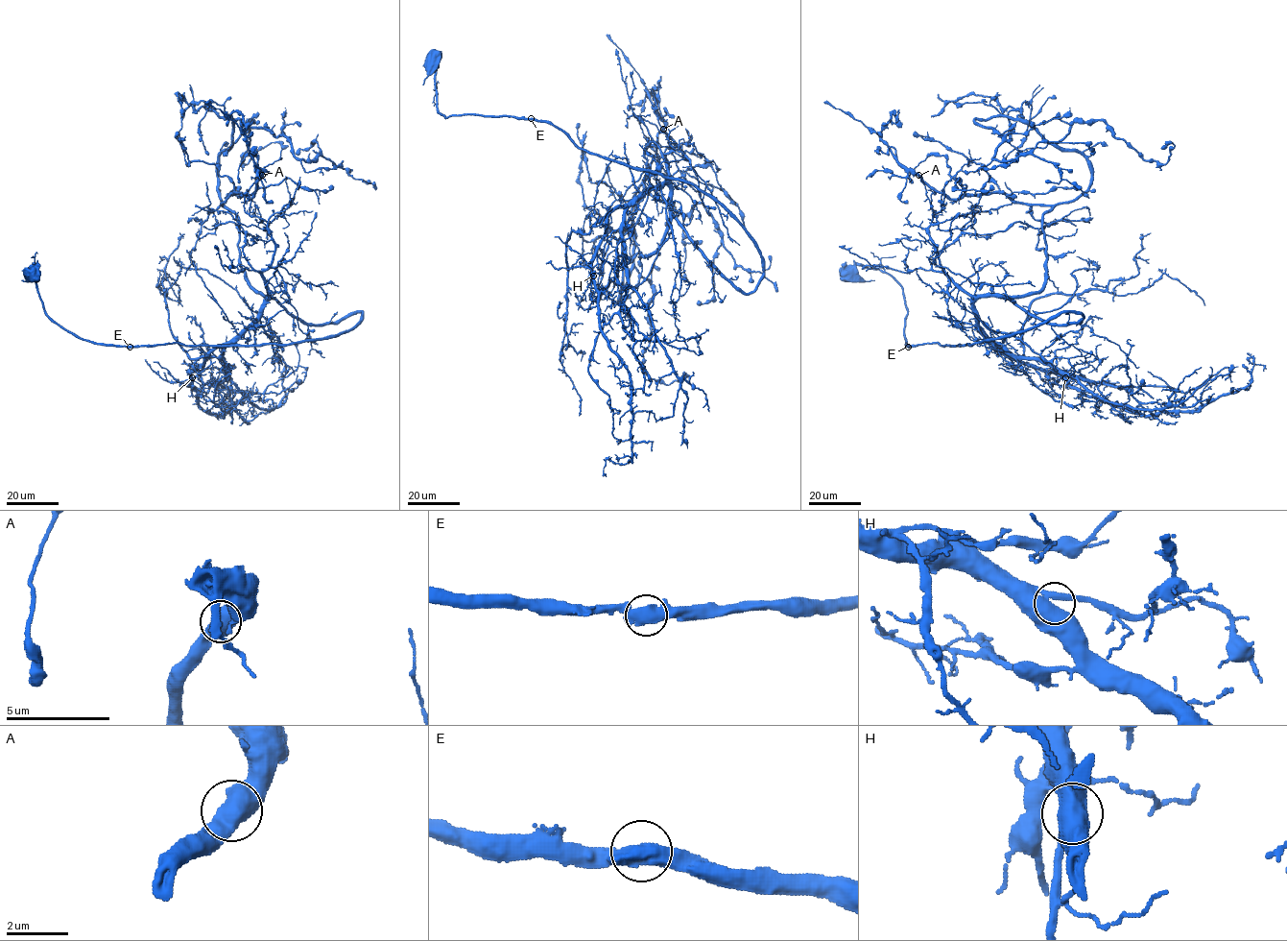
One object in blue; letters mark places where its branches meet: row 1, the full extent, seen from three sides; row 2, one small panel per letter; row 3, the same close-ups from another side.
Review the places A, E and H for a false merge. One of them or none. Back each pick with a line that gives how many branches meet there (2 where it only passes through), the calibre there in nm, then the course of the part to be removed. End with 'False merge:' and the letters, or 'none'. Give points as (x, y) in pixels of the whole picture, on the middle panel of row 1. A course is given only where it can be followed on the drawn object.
False merge: none

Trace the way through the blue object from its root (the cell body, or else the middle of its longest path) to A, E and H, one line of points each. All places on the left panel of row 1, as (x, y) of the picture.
A: (32, 275), (97, 343), (350, 329), (362, 312), (307, 325), (269, 294), (262, 175)
E: (32, 275), (34, 265), (42, 307), (55, 322), (97, 343), (130, 347)
H: (32, 275), (55, 322), (107, 345), (298, 343), (362, 312), (307, 325), (270, 297), (192, 377)

